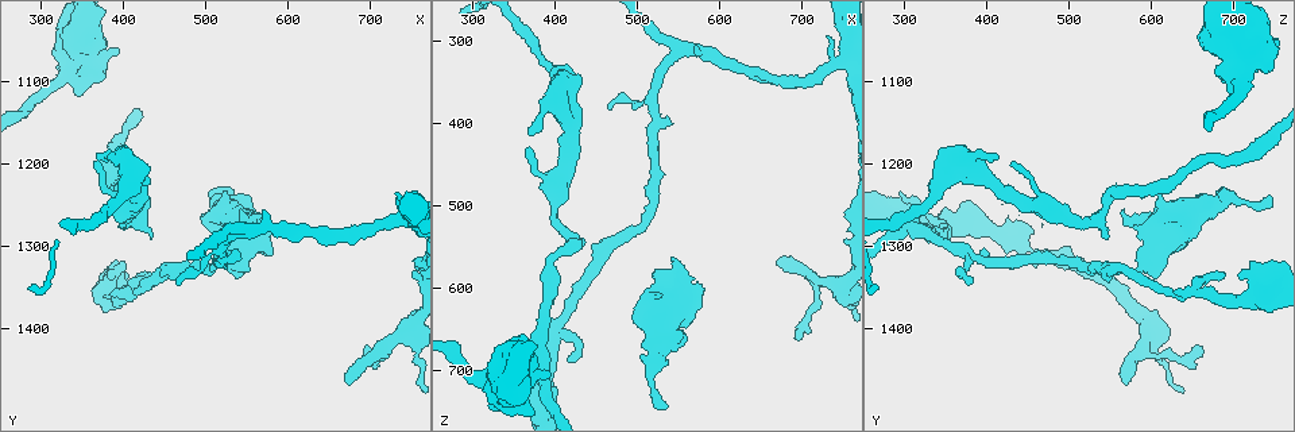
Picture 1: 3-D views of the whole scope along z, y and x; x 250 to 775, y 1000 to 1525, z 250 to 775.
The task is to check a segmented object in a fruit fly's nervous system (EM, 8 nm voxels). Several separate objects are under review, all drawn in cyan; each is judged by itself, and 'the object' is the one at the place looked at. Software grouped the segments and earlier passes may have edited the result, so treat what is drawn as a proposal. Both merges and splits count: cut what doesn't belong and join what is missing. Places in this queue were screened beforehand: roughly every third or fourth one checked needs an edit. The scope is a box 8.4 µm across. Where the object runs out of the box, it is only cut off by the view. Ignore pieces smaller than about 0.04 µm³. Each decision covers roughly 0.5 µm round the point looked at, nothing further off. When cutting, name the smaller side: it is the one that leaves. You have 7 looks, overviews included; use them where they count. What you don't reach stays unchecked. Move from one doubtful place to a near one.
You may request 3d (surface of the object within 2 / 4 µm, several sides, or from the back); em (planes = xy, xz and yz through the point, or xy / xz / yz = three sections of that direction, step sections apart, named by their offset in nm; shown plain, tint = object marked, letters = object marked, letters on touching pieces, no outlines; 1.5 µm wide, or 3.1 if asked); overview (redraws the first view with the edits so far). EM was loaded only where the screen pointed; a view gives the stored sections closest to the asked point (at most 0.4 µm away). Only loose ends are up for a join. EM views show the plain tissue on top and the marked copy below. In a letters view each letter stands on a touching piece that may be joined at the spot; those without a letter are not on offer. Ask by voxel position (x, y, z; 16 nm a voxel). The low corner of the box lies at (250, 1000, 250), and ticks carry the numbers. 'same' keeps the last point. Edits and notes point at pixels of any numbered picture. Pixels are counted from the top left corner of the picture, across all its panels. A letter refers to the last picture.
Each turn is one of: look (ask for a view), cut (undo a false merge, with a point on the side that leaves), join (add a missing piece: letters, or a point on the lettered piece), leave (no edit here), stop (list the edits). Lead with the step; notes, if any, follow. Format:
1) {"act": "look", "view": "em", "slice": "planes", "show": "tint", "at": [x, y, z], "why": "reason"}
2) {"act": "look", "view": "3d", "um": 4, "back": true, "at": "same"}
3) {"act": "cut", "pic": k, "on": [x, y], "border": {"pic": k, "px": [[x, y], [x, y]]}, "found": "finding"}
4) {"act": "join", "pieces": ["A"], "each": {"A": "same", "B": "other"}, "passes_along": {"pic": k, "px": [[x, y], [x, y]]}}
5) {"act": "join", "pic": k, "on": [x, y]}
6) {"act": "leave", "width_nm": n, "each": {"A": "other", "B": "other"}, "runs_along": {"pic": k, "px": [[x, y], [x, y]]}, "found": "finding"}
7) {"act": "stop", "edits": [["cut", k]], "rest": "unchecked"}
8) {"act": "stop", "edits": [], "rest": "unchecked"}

{"act": "look", "view": "3d", "um": 2, "at": [675, 1465, 575], "why": "branch stops here"}

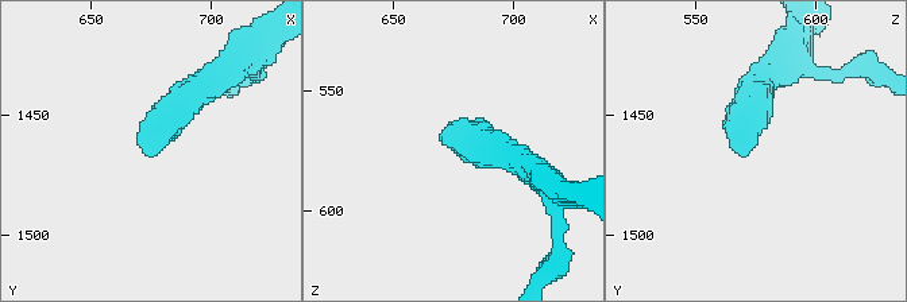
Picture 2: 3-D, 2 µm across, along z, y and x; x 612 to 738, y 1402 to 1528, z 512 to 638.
{"act": "look", "view": "em", "slice": "planes", "show": "letters", "at": [674, 1466, 572]}

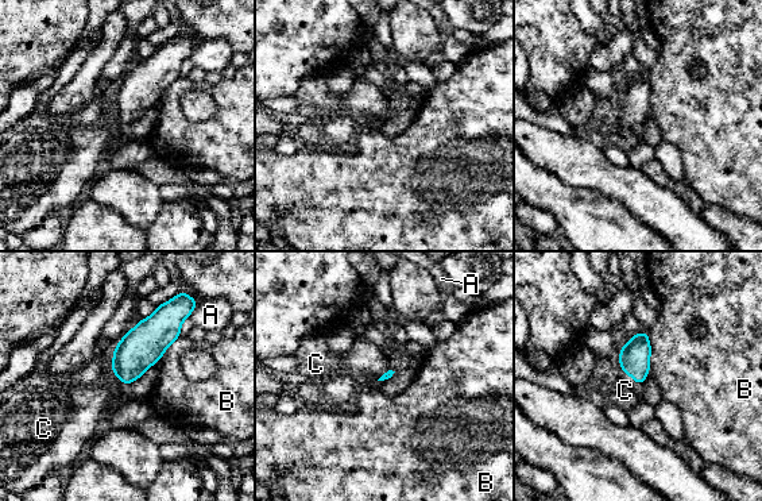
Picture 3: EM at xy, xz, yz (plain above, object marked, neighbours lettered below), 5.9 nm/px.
{"act": "join", "pieces": ["C"], "each": {"A": "other", "B": "other", "C": "same"}, "passes_along": {"pic": 3, "px": [[634, 358], [631, 377], [625, 390]]}, "found": "it goes on there"}

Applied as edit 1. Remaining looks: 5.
{"act": "look", "view": "overview", "why": "redraw"}

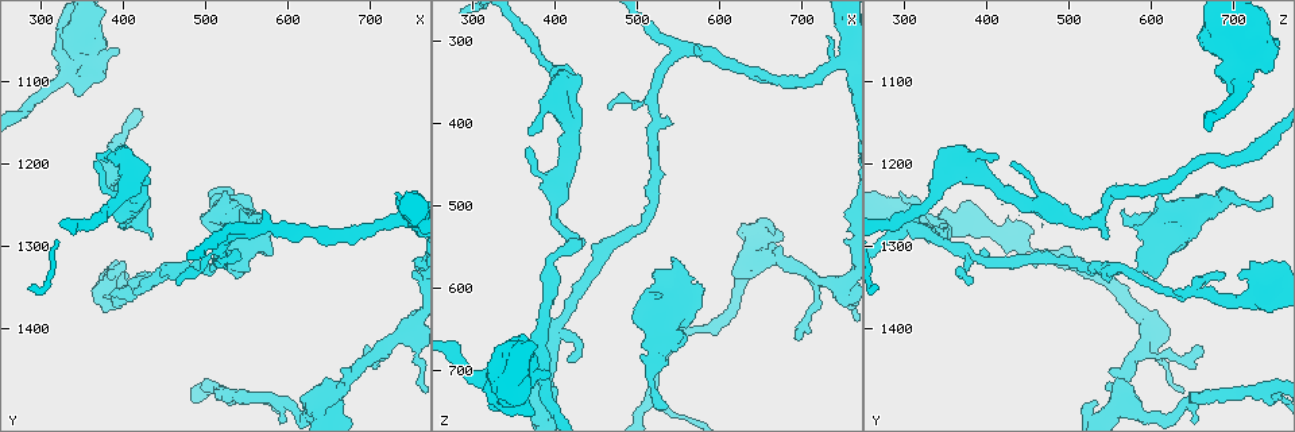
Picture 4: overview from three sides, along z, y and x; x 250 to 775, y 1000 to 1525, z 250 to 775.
{"act": "look", "view": "em", "slice": "planes", "show": "letters", "at": [530, 1240, 740], "why": "an open end"}

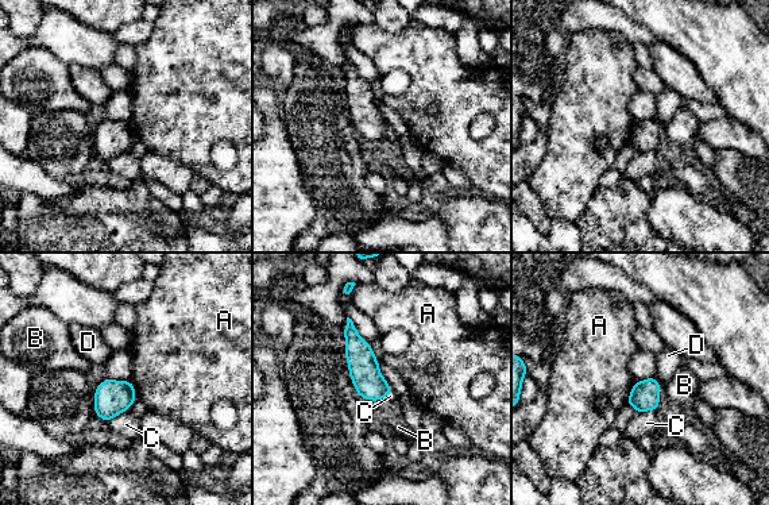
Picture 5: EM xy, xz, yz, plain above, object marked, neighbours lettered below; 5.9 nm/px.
{"act": "leave", "each": {"A": "other", "B": "other", "C": "other", "D": "other"}, "border": {"pic": 5, "px": [[634, 382], [625, 403]]}, "found": "no lettered piece goes on from it"}

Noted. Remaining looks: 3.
{"act": "look", "view": "em", "slice": "planes", "show": "letters", "at": [435, 1285, 550], "why": "branch stops here"}

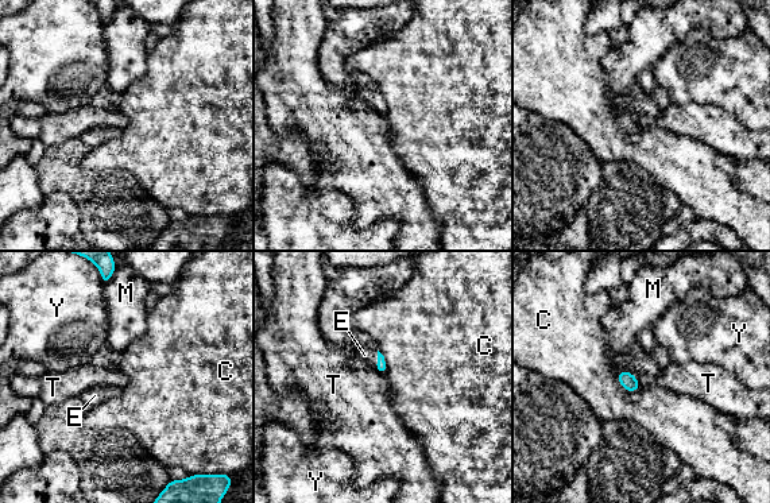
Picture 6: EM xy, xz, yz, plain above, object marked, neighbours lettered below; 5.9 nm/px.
{"act": "join", "pieces": ["E"], "longest_contact_nm": ["C", 160], "each": {"C": "other", "E": "same", "M": "other", "T": "other", "Y": "other"}, "found": "the neuron continues"}

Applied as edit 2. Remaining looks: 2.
{"act": "stop", "edits": [["join", 3], ["join", 6]], "rest": "unchecked"}

